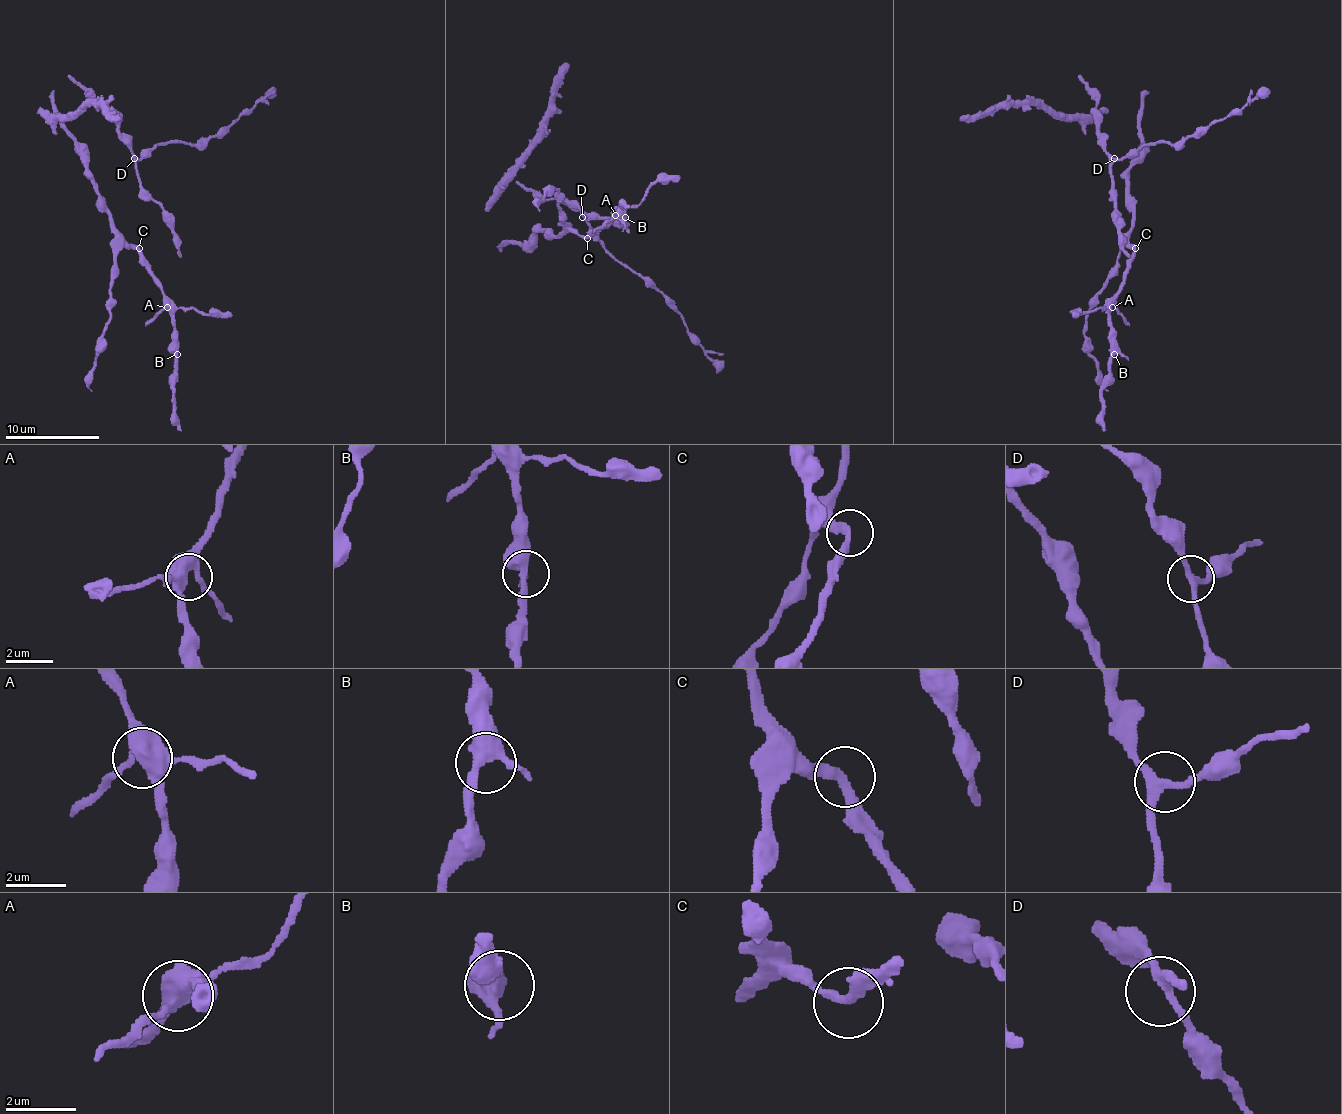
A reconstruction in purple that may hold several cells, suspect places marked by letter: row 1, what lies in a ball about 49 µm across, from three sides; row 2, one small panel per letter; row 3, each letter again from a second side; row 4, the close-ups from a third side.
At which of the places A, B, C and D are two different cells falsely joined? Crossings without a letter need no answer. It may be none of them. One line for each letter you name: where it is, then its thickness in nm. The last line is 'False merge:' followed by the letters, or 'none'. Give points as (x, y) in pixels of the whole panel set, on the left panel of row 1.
False merge: none

